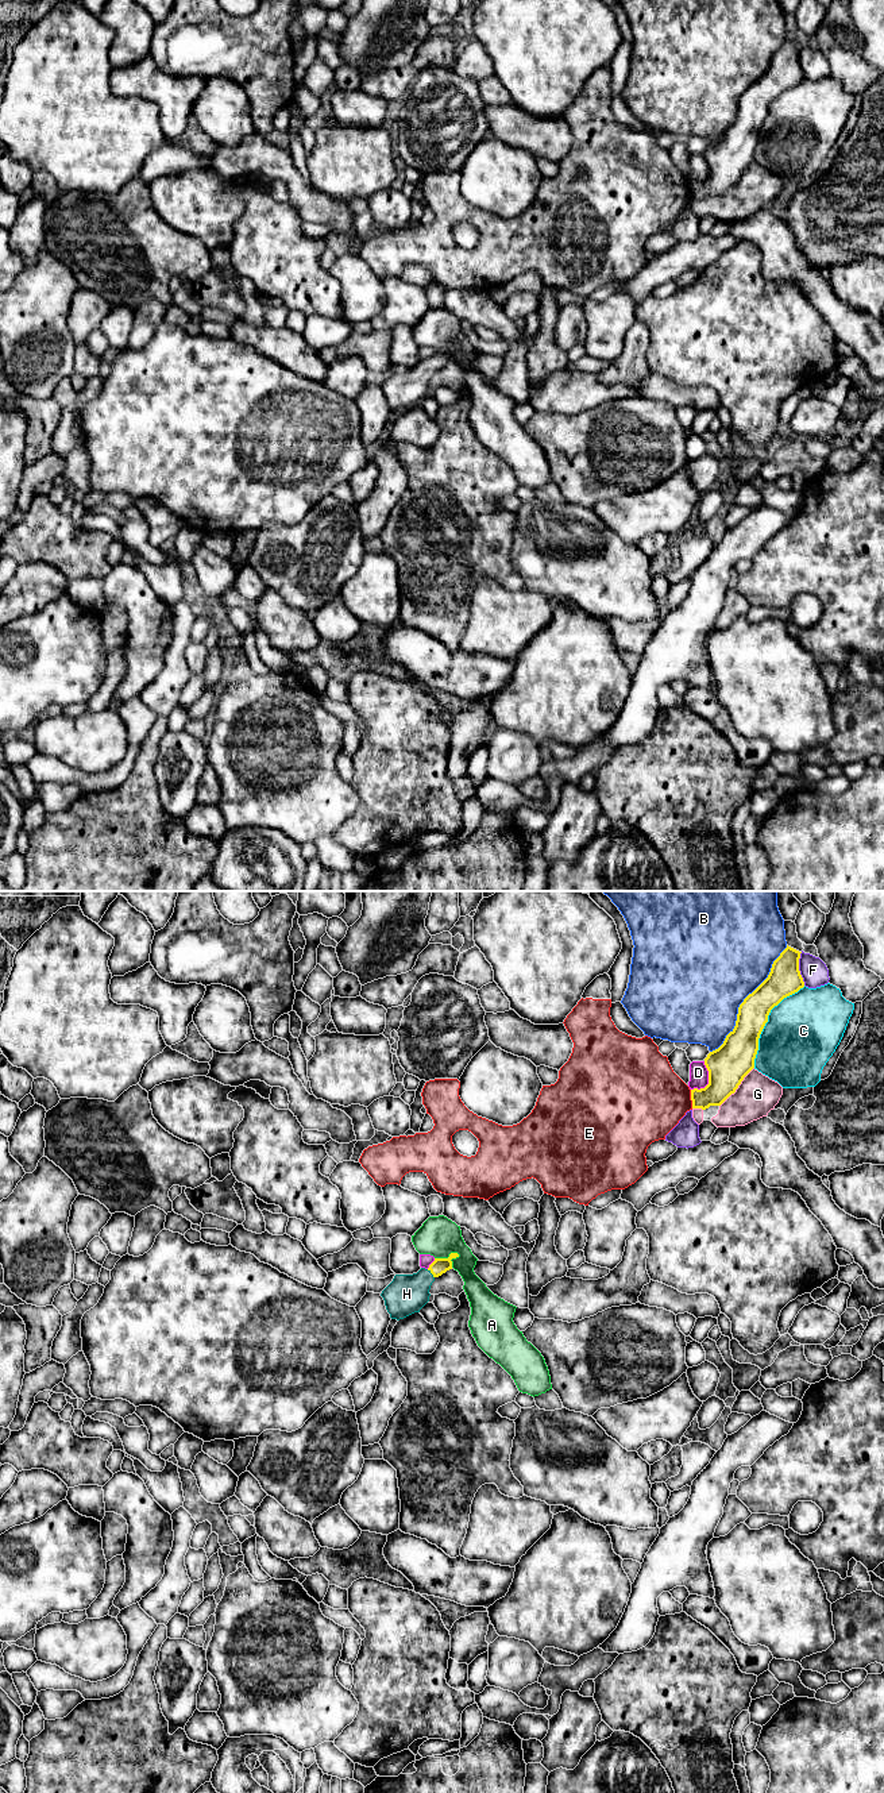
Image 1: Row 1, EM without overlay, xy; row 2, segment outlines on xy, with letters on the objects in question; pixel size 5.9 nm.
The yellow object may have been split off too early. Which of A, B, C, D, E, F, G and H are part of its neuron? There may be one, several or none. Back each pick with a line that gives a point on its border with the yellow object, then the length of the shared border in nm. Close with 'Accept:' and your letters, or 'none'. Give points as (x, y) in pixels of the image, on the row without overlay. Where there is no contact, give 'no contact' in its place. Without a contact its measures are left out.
H: xy (431, 365) | 70 nm
Accept: H

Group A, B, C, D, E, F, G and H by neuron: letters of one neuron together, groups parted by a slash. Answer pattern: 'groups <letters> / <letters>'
groups A / B / C / D / E / F / G / H

